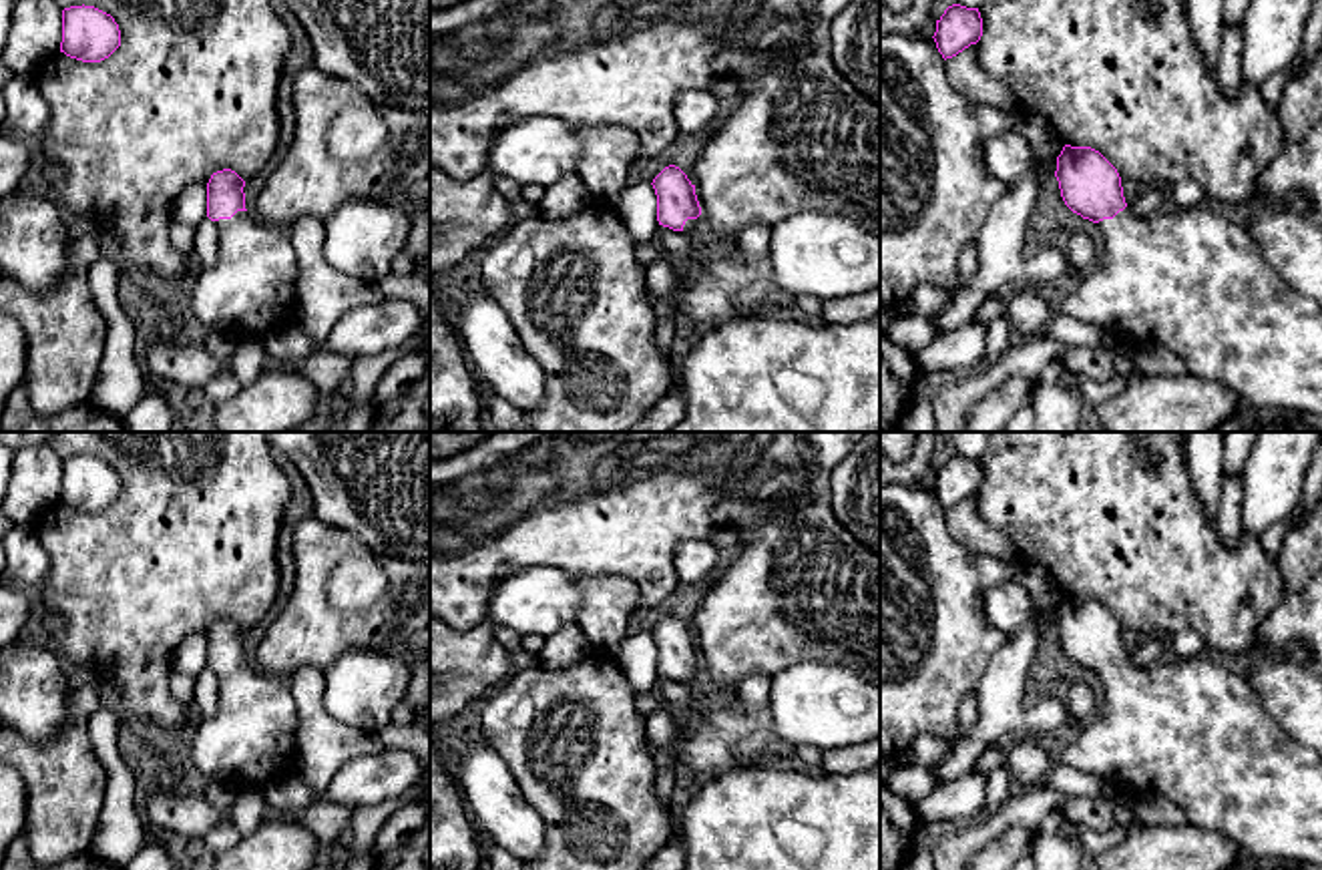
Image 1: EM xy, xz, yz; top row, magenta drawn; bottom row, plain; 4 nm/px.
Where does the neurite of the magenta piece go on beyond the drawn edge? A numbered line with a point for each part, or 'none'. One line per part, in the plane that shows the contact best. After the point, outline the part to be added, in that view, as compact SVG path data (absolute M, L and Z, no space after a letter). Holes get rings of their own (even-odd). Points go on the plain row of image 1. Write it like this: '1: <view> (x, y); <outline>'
1: xy (250, 740); M237 661L219 677L219 705L197 723L189 764L215 782L243 792L263 788L297 770L297 705L287 677Z

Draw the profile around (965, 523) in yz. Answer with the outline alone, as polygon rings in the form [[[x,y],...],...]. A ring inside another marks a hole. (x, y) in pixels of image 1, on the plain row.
[[[970,494],[956,506],[946,508],[946,528],[954,540],[978,555],[1007,563],[1017,559],[1013,540],[980,514],[976,494]]]

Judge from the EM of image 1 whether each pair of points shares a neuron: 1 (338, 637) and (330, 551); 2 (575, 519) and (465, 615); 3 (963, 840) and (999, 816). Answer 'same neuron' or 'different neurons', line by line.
1: same neuron
2: same neuron
3: same neuron

